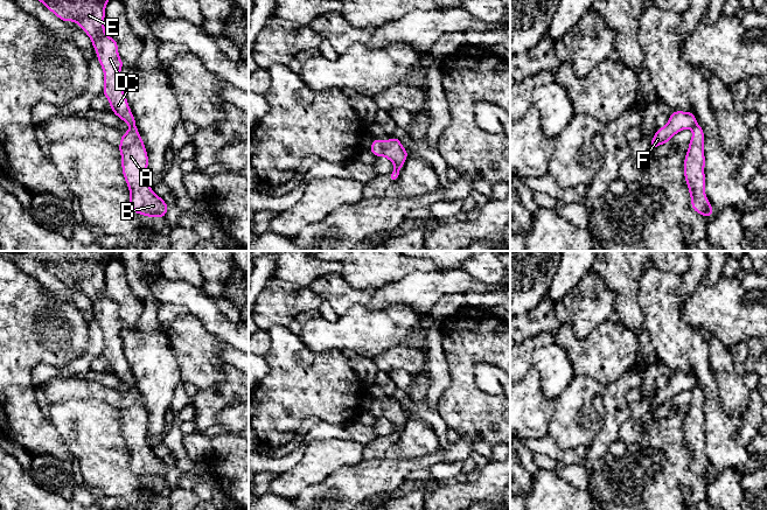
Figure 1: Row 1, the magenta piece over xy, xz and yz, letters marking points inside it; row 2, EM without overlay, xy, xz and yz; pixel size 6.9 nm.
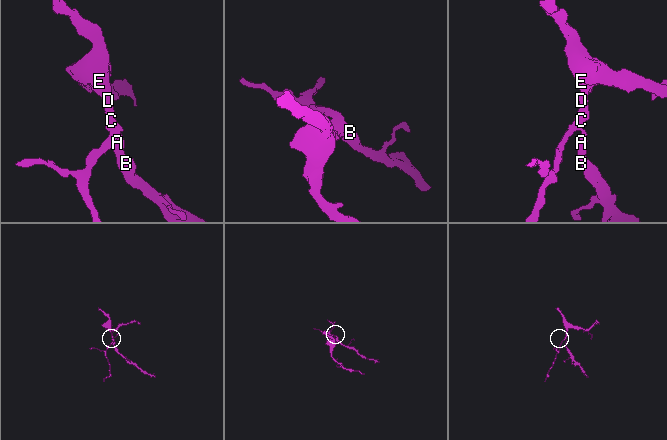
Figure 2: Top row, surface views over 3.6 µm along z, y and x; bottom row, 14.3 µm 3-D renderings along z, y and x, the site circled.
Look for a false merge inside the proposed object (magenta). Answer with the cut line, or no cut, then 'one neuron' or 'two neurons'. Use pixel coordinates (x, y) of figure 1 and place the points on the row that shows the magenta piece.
cut in xy along (130, 125), (134, 127); two neurons

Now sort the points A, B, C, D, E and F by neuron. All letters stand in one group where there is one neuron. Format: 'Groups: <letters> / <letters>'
Groups: A B / C D E F

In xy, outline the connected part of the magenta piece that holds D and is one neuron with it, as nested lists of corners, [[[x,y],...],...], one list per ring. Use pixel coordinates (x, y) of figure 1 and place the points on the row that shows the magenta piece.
[[[39,0],[64,22],[74,21],[91,39],[97,58],[104,72],[103,95],[107,98],[112,112],[130,126],[135,127],[123,89],[120,69],[125,64],[118,54],[118,43],[105,34],[104,18],[109,0]]]

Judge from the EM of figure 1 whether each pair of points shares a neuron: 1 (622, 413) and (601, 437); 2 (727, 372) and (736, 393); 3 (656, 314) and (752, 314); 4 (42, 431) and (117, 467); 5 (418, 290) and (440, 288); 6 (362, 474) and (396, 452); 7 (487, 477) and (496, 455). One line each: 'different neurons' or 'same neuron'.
1: same neuron
2: same neuron
3: different neurons
4: different neurons
5: same neuron
6: different neurons
7: different neurons

